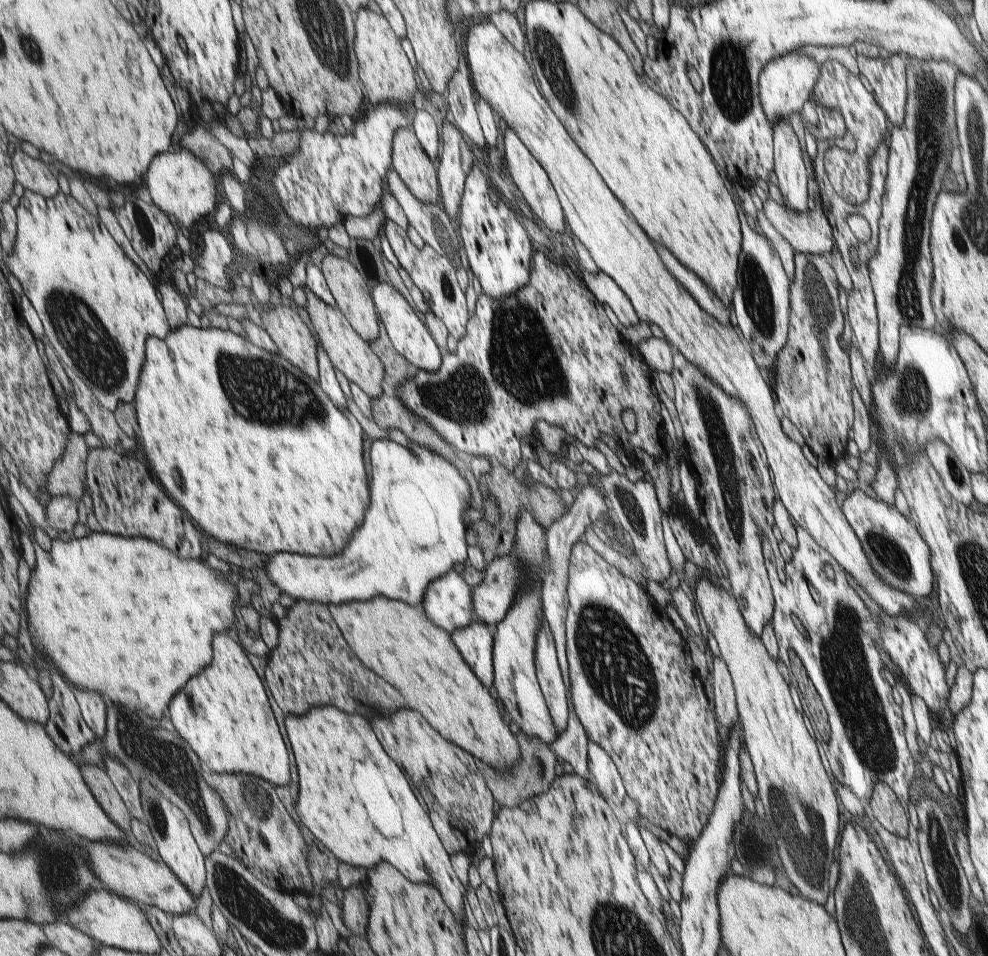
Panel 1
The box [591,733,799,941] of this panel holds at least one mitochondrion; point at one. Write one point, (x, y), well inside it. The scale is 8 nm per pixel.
(753, 843)

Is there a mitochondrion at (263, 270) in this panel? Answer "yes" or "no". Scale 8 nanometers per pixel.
no

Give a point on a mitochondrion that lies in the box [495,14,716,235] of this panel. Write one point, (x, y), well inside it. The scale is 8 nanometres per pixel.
(561, 82)

